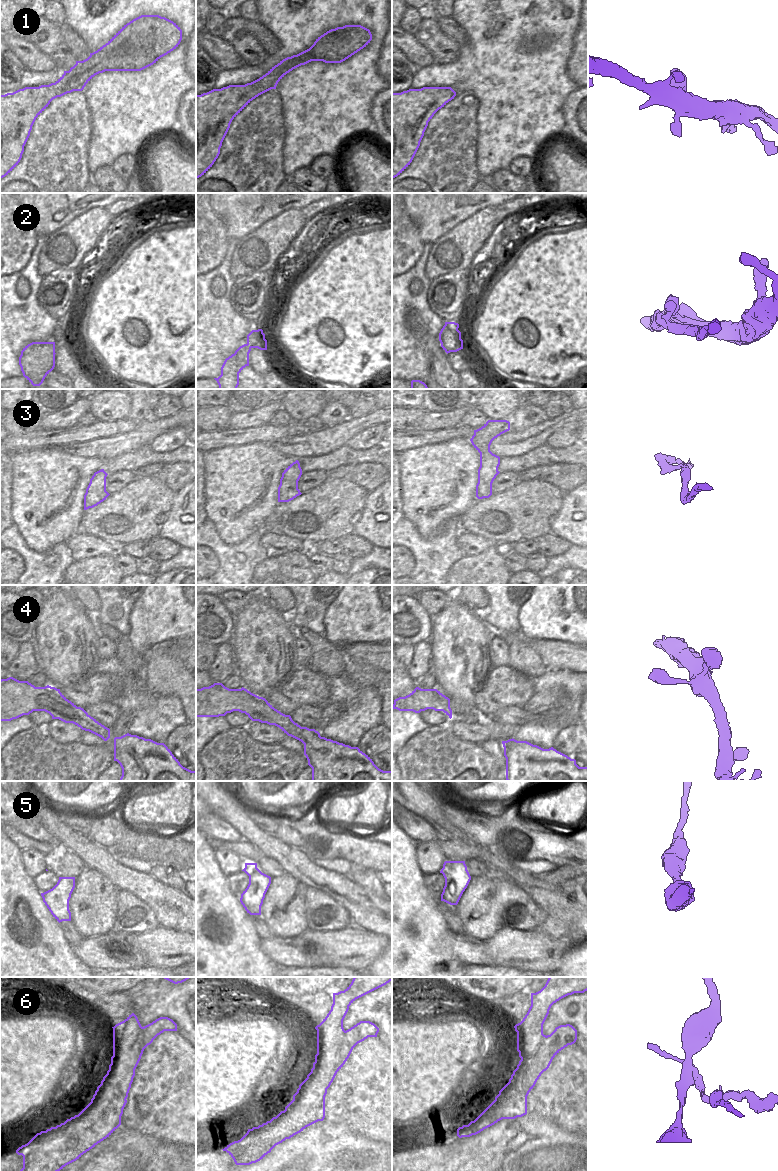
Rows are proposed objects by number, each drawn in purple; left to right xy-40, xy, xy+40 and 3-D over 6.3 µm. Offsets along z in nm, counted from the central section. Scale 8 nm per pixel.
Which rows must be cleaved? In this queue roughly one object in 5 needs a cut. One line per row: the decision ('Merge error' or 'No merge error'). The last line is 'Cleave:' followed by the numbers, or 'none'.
1: No merge error
2: Merge error
3: No merge error
4: No merge error
5: No merge error
6: Merge error
Cleave: 2, 6.

